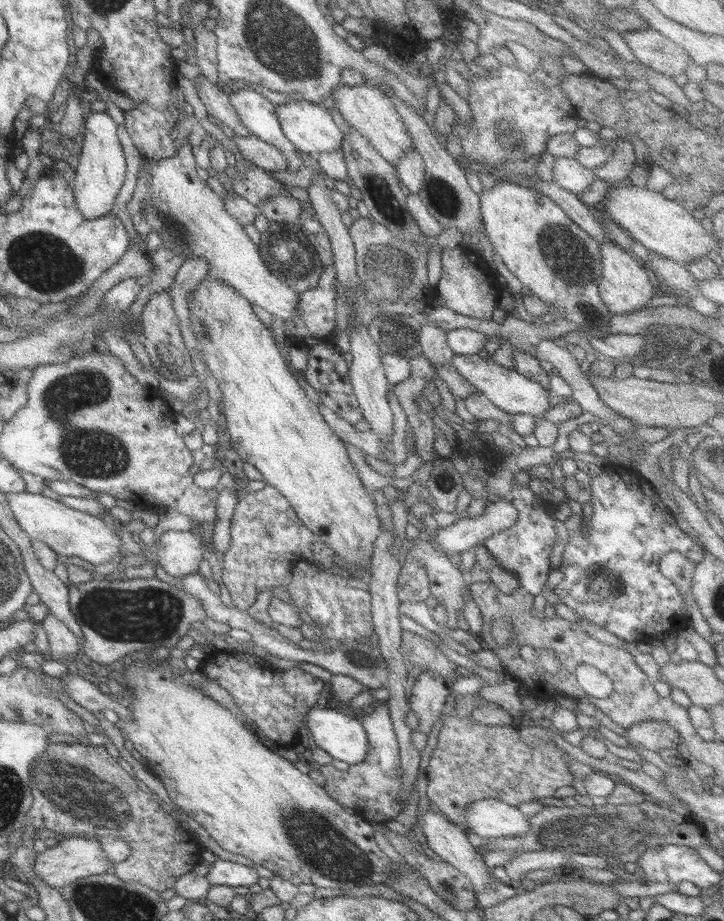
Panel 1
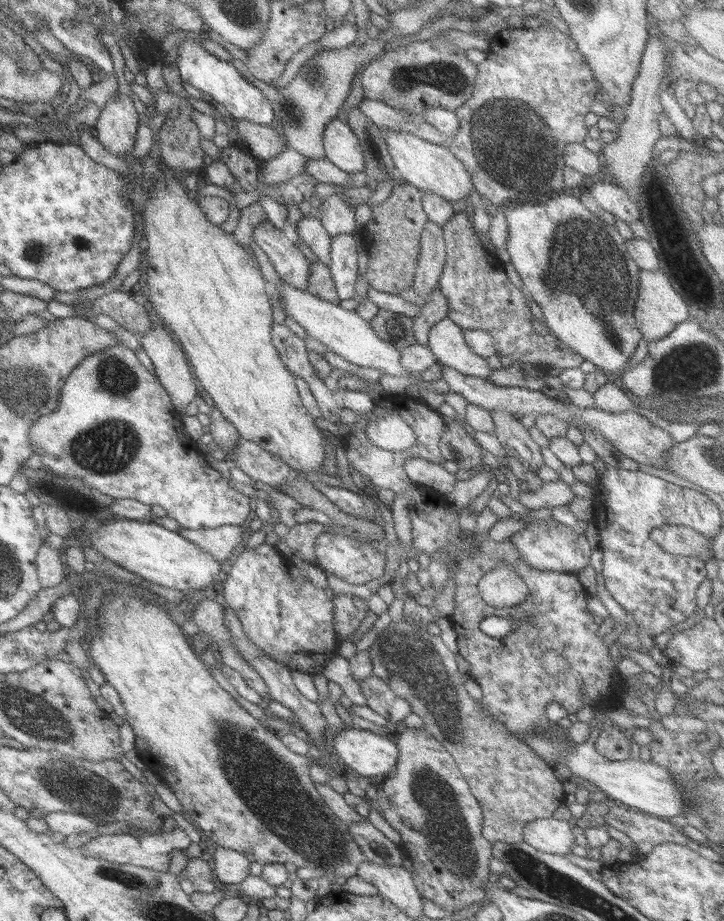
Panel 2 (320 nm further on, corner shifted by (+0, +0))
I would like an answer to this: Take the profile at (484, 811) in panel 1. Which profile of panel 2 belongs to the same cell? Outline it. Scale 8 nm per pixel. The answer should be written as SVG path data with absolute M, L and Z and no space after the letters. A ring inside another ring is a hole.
M553 817L538 818L524 826L523 841L535 850L550 855L563 856L574 846L571 826L564 820Z

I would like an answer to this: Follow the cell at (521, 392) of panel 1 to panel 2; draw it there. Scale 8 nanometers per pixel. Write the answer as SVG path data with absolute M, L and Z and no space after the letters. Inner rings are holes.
M446 316L433 324L426 339L436 362L465 376L487 380L491 369L485 358L473 354L464 343L462 328Z

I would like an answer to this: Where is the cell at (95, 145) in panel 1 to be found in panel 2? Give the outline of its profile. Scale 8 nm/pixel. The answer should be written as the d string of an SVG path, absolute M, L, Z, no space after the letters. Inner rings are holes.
M125 94L112 97L100 109L93 128L105 151L114 156L130 153L139 124L137 115L135 104Z

